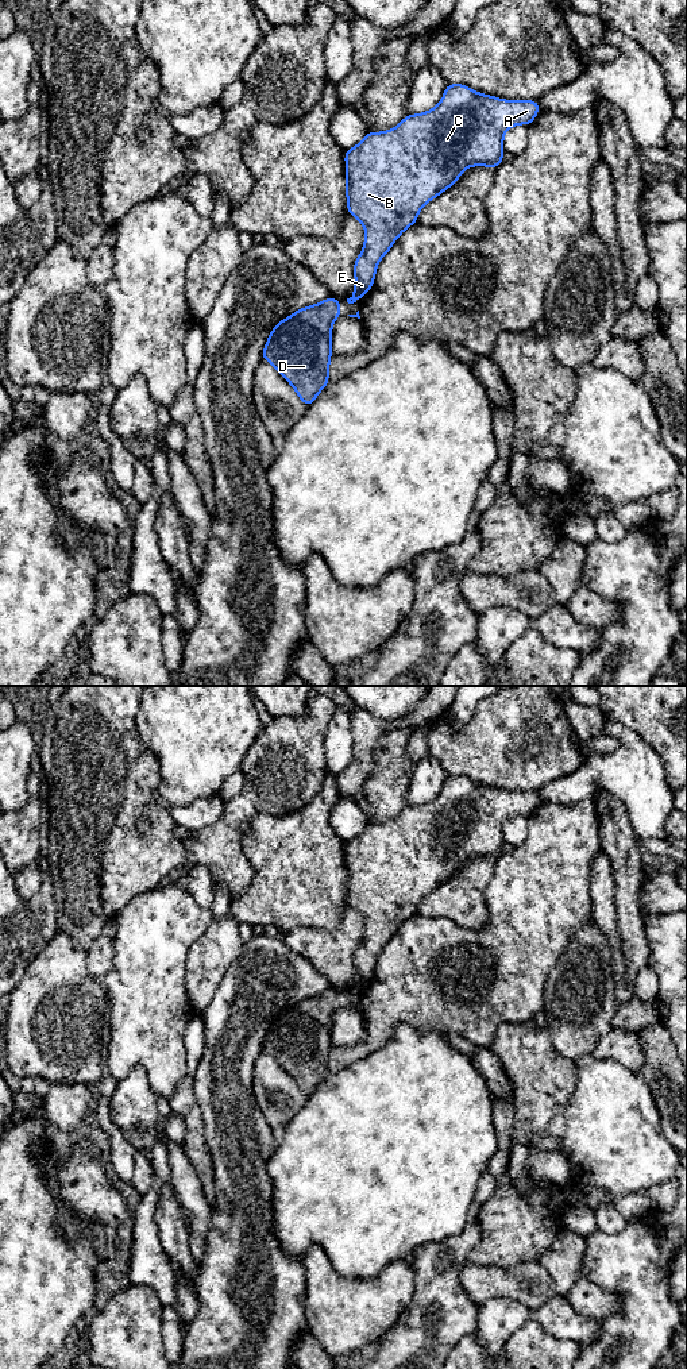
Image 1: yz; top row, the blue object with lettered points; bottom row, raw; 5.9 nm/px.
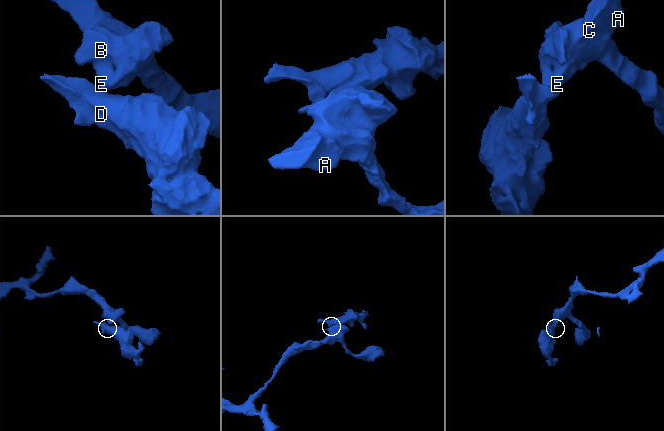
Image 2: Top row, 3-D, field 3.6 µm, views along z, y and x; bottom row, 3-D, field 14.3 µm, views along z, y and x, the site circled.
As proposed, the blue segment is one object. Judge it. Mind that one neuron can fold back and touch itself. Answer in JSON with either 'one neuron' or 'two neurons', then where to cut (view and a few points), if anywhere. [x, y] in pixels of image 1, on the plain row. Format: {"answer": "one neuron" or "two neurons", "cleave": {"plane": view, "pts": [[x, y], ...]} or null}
{"answer": "two neurons", "cleave": {"plane": "yz", "pts": [[352, 987], [359, 990]]}}

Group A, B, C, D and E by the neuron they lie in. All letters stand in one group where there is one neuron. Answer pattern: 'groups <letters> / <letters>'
groups A B C E / D

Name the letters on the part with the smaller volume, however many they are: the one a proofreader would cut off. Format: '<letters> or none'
D

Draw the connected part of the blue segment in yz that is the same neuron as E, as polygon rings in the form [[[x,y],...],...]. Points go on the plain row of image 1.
[[[451,775],[445,778],[443,790],[433,801],[408,806],[389,822],[368,822],[359,836],[344,842],[347,901],[363,915],[366,923],[363,941],[354,955],[354,990],[362,990],[373,979],[379,952],[390,942],[397,929],[408,918],[417,914],[418,902],[452,878],[467,859],[489,857],[497,860],[505,845],[505,824],[517,815],[530,817],[539,802],[540,798],[536,791],[510,793],[478,784],[462,775]]]

